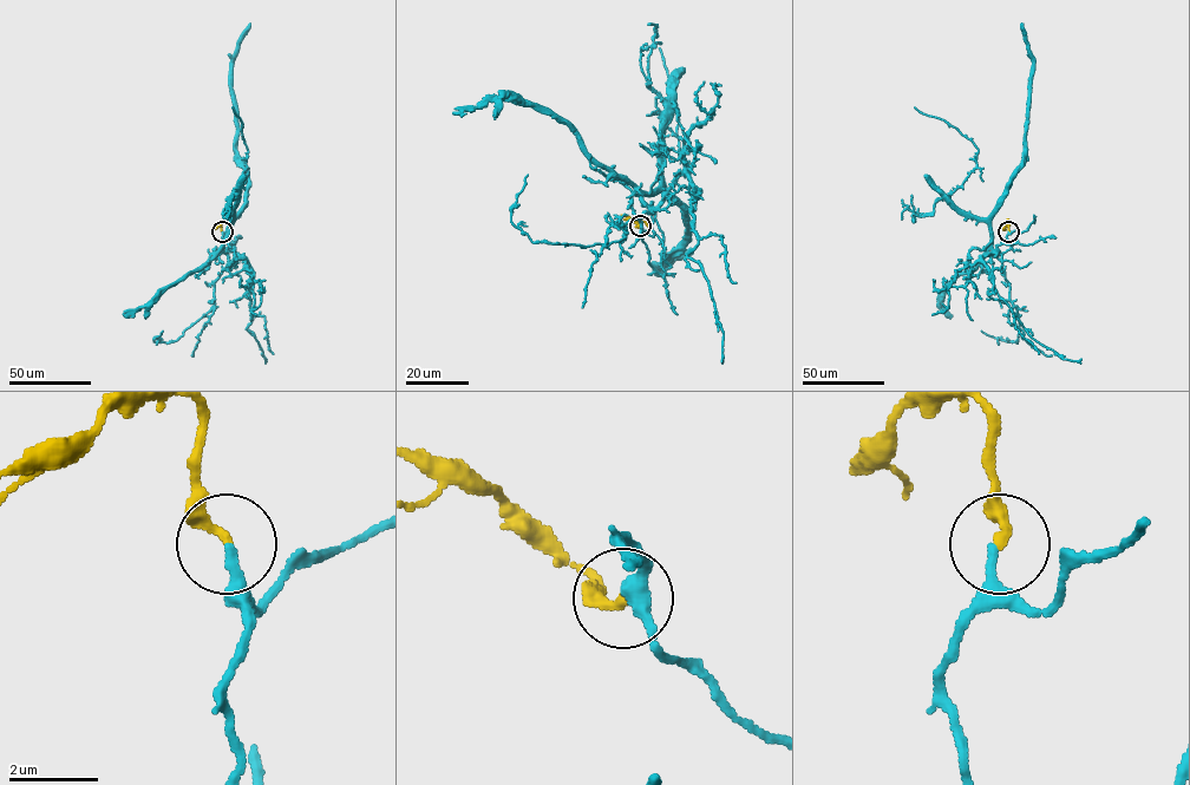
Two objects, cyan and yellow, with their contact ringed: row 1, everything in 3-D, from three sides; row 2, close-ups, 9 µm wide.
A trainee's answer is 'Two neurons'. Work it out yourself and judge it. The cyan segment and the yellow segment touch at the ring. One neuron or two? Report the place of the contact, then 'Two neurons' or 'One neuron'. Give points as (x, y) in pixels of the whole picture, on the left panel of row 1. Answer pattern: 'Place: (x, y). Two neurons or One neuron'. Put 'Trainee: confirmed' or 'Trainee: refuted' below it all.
Place: (222, 231). One neuron
Trainee: refuted

